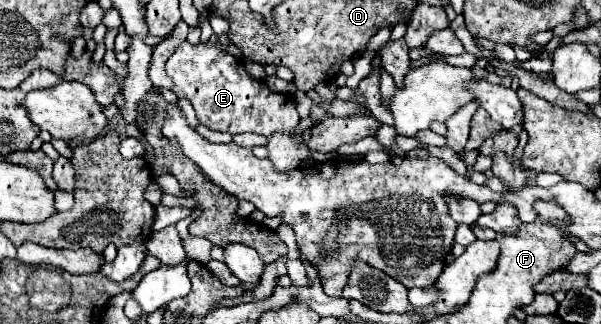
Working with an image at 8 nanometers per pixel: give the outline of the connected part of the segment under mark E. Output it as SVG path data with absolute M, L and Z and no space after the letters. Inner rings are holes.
M188 42L180 44L166 62L166 74L174 82L174 94L178 98L186 98L196 110L198 122L208 126L210 130L230 134L254 132L262 136L272 136L274 132L294 132L300 122L292 98L290 106L286 106L286 94L268 90L266 84L246 72L244 64L238 58L212 46L210 42L198 46L192 46Z

